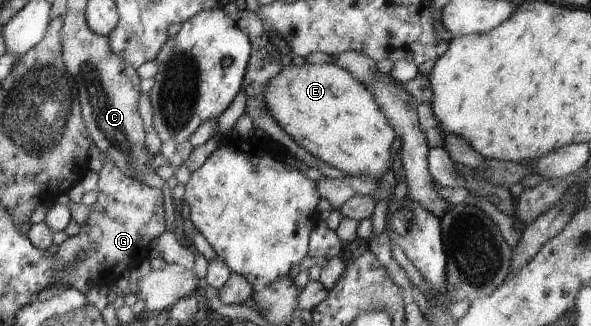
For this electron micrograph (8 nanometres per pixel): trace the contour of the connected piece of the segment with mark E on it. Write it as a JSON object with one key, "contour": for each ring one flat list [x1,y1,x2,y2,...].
{"contour":[[286,61,279,74,267,83,263,98,277,124,299,146,330,167,341,169,347,175,368,176,379,180,391,169,389,160,391,160,391,144,396,138,395,131,389,126,372,92,337,64,306,62,302,66,296,66]]}

